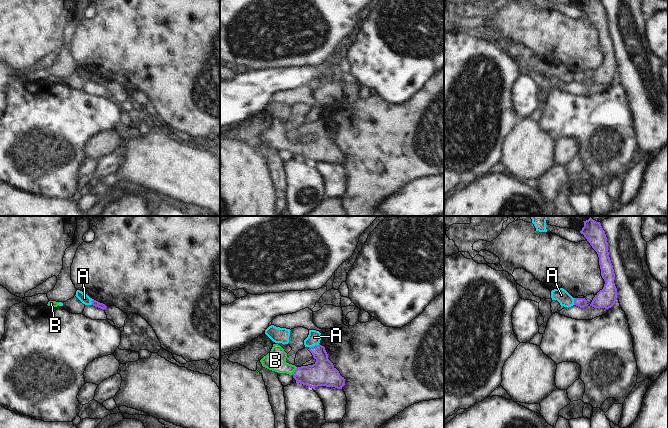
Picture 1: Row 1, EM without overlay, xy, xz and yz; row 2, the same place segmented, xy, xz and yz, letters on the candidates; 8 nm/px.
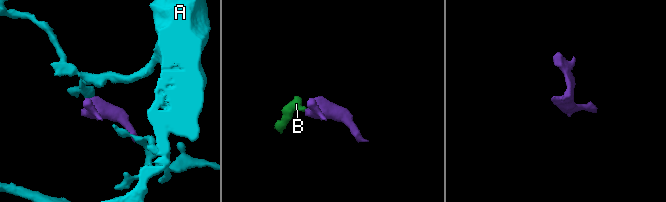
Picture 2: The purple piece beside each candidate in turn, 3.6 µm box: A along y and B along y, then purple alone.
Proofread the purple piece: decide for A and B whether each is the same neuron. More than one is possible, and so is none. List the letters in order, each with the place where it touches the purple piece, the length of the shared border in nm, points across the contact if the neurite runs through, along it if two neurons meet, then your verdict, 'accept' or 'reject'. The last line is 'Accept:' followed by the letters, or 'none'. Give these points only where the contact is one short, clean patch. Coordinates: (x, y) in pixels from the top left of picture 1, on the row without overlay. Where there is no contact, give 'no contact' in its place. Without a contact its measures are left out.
A: contact xz (315, 121); length 90 nm; border xz (319, 120), (309, 123); reject
B: contact xz (294, 147); length 80 nm; way xz (322, 149), (294, 147), (281, 142), (275, 136); accept
Accept: B

